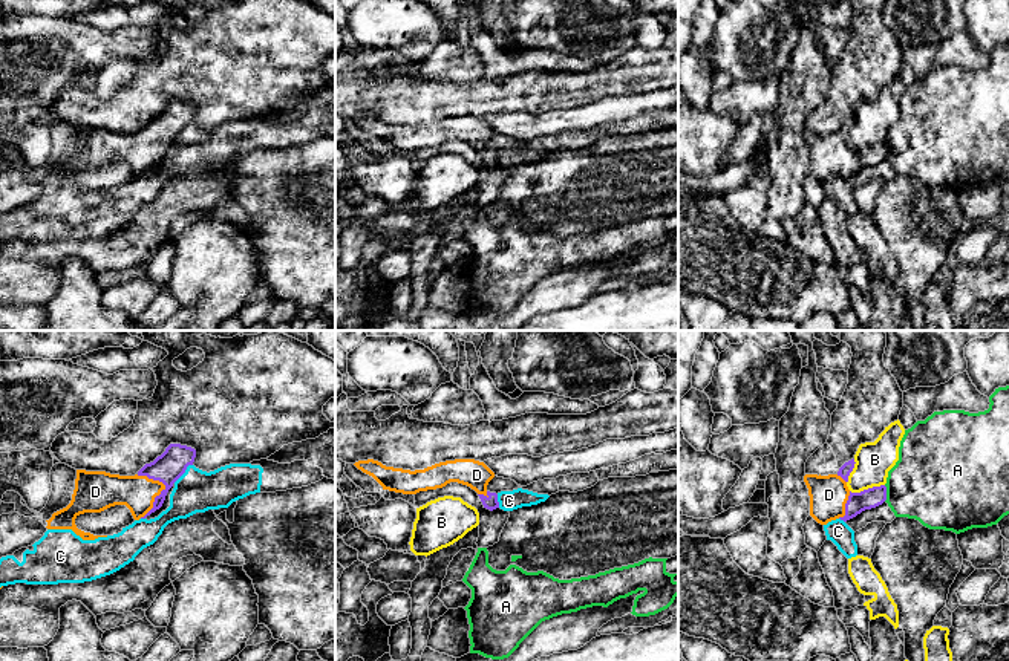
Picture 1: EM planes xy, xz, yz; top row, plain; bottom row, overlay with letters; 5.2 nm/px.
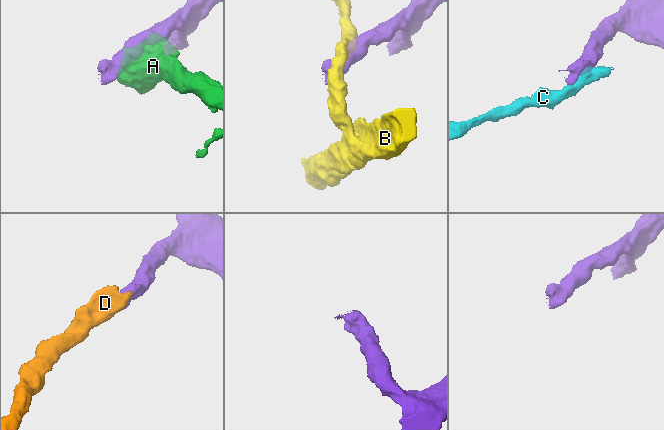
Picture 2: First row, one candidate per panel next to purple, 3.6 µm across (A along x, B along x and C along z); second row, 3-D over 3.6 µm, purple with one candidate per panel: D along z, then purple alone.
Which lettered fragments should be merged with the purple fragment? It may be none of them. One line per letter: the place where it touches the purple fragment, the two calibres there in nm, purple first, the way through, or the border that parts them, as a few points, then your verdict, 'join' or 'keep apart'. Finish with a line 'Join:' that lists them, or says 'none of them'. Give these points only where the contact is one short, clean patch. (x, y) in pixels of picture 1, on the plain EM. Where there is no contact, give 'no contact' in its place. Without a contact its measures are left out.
A: yz (885, 150) | 110/420 nm | keep apart
B: yz (868, 146) | 110/190 nm | keep apart
C: xy (182, 130) | 160/220 nm | along xy (192, 121), (173, 140) | keep apart
D: xy (161, 150) | 160/180 nm | across xy (170, 123), (164, 129), (161, 150), (138, 150) | join
Join: D

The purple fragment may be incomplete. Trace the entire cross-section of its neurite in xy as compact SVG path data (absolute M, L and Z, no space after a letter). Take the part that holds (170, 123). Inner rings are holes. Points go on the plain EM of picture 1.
M170 101L161 113L158 113L153 119L145 121L135 133L119 133L119 132L110 132L106 129L77 127L75 147L73 147L70 161L66 165L54 170L52 174L46 177L47 179L46 185L47 187L72 187L83 197L95 197L98 194L107 194L107 193L93 193L90 190L84 190L78 187L75 182L75 176L80 171L101 170L115 162L126 162L130 167L135 177L145 176L147 173L150 173L152 170L155 170L156 167L162 164L168 147L185 130L187 124L193 122L194 115L196 115L194 106L181 103L181 101Z

